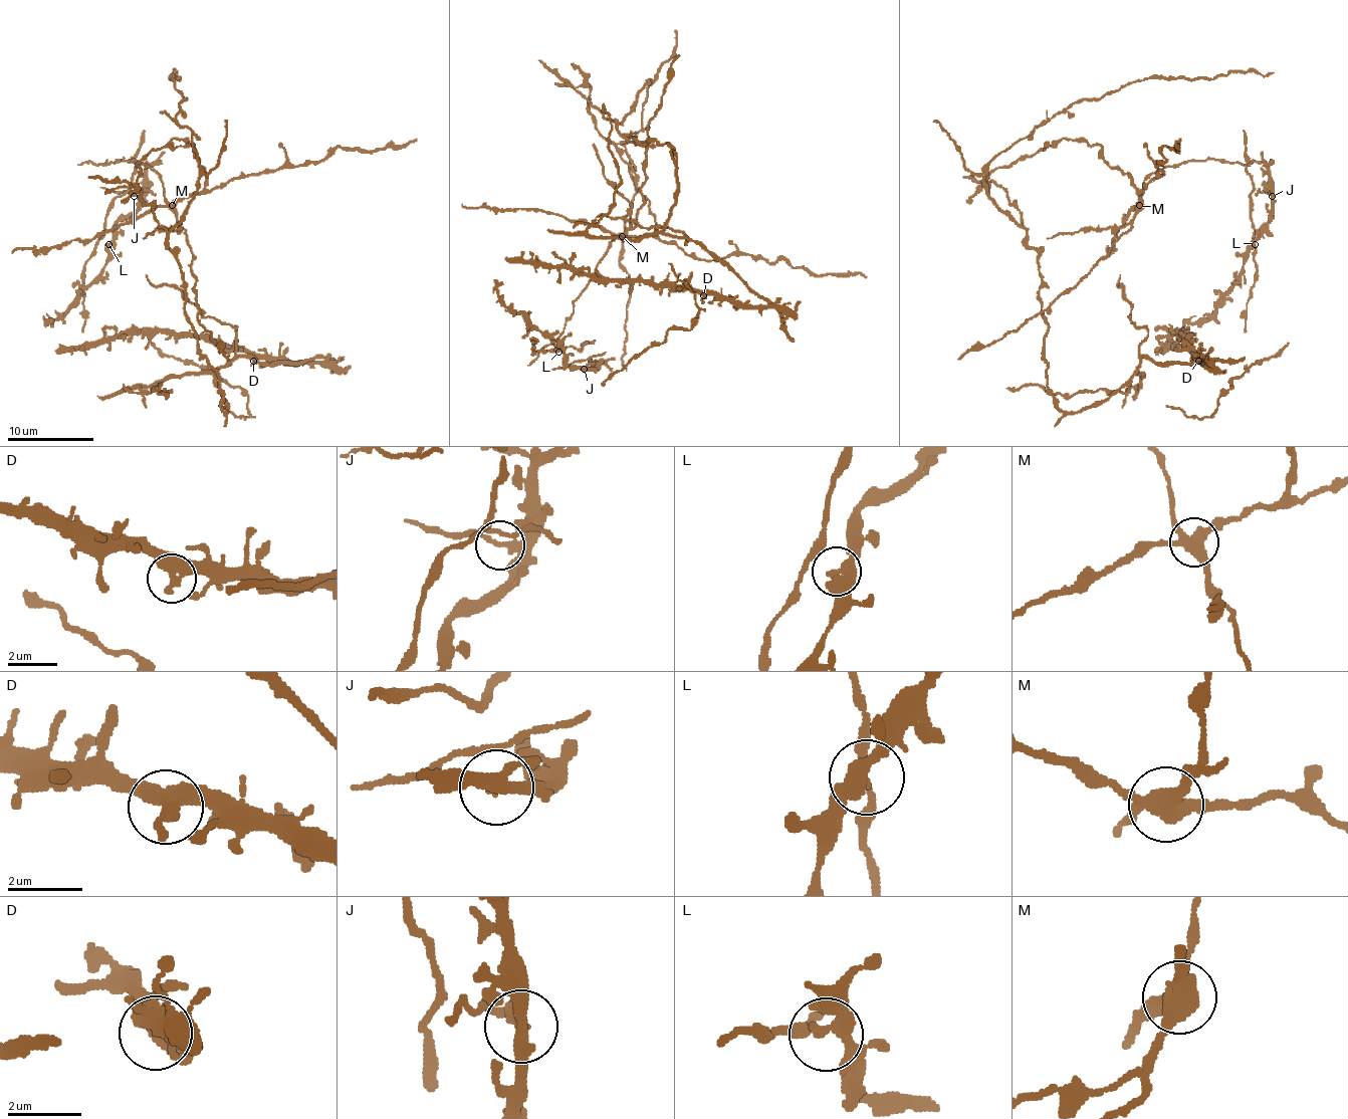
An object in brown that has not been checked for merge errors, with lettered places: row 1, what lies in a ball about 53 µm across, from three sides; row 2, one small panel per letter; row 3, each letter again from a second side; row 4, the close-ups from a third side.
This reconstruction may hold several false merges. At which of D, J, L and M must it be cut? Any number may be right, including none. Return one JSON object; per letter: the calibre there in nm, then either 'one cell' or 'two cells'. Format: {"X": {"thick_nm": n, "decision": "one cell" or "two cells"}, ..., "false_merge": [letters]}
{"D": {"thick_nm": 440, "decision": "one cell"}, "J": {"thick_nm": 240, "decision": "two cells"}, "L": {"thick_nm": 280, "decision": "one cell"}, "M": {"thick_nm": 480, "decision": "two cells"}, "false_merge": ["J", "M"]}

